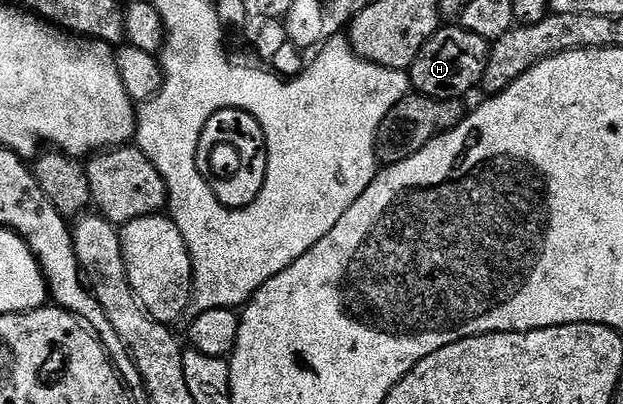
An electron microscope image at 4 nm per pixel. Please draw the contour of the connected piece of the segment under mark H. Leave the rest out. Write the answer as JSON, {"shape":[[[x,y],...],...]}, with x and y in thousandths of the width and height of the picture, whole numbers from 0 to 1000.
{"shape":[[[742,64],[706,67],[705,77],[695,84],[695,94],[682,104],[676,134],[669,134],[658,163],[661,220],[674,238],[703,248],[734,248],[748,240],[748,228],[767,220],[774,210],[787,134],[788,109],[778,94],[746,74]]]}

